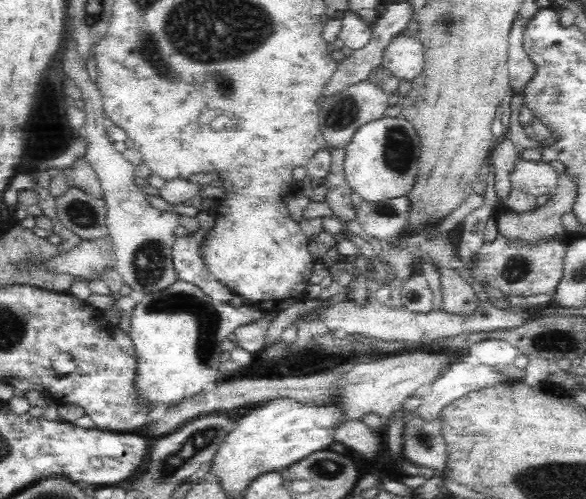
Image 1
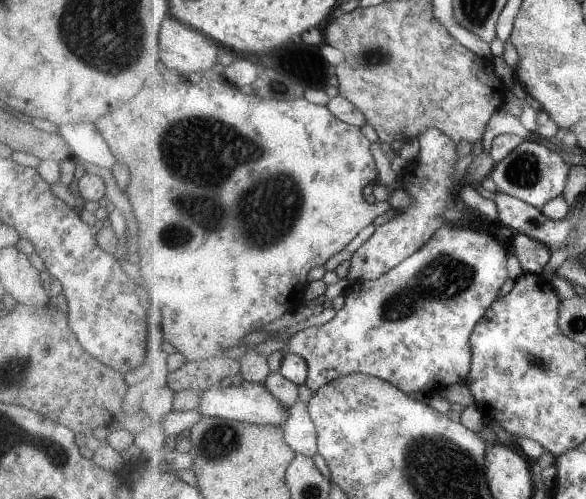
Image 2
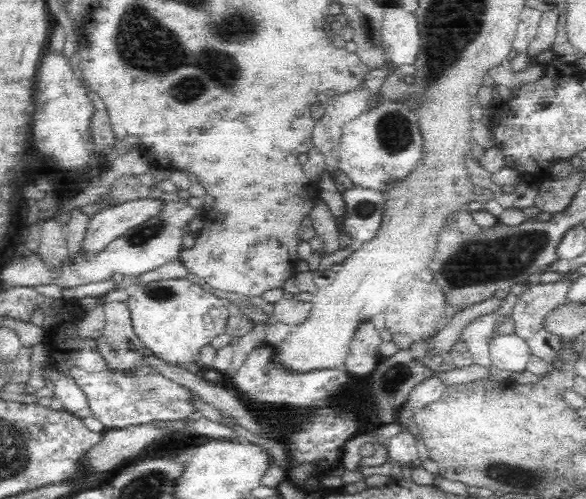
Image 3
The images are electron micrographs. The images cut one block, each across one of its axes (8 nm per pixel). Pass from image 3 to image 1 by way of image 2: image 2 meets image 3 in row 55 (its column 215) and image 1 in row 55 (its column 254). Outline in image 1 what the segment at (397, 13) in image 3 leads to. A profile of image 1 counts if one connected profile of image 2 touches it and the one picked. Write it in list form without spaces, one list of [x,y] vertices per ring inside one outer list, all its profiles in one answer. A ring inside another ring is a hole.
[[[400,34],[386,46],[381,64],[400,80],[411,81],[422,72],[424,64],[423,45],[409,34]]]

